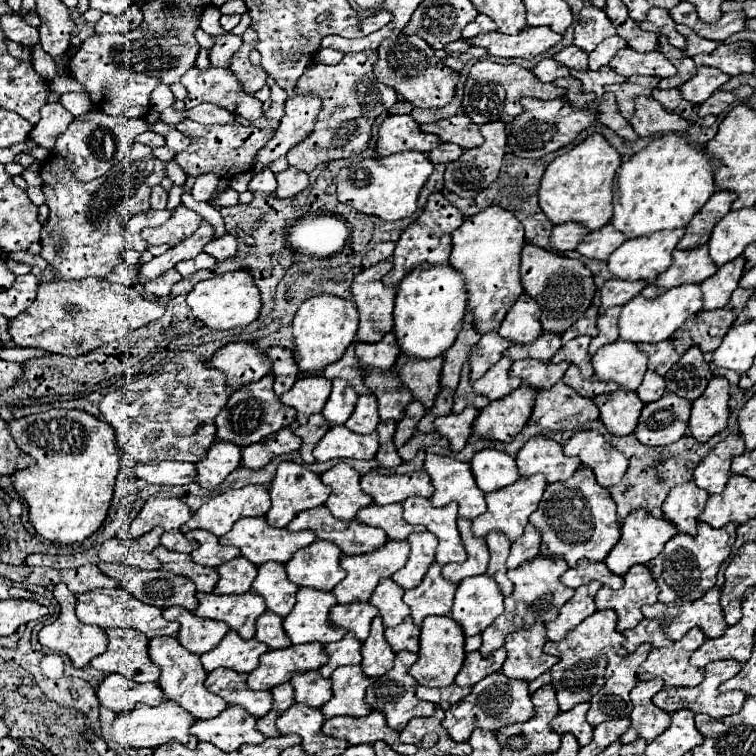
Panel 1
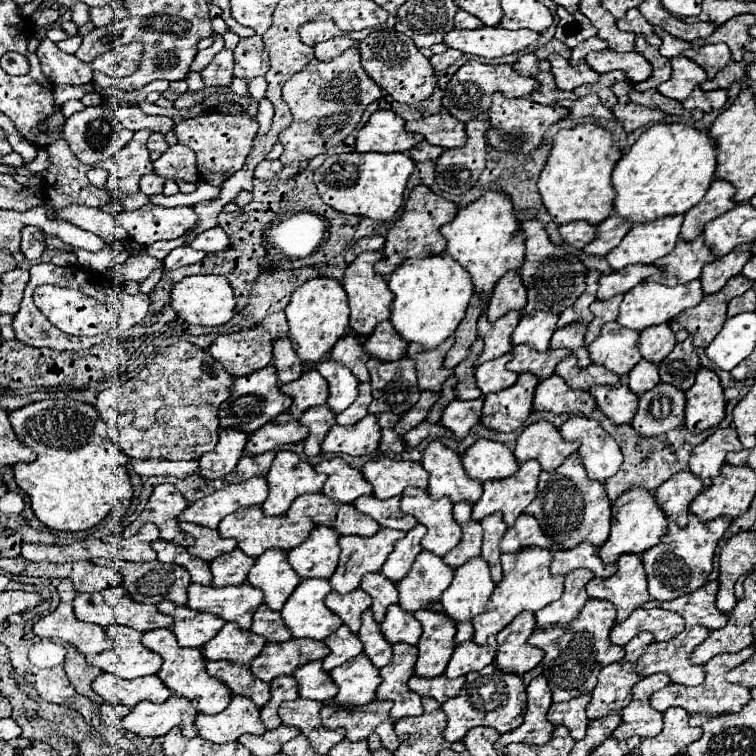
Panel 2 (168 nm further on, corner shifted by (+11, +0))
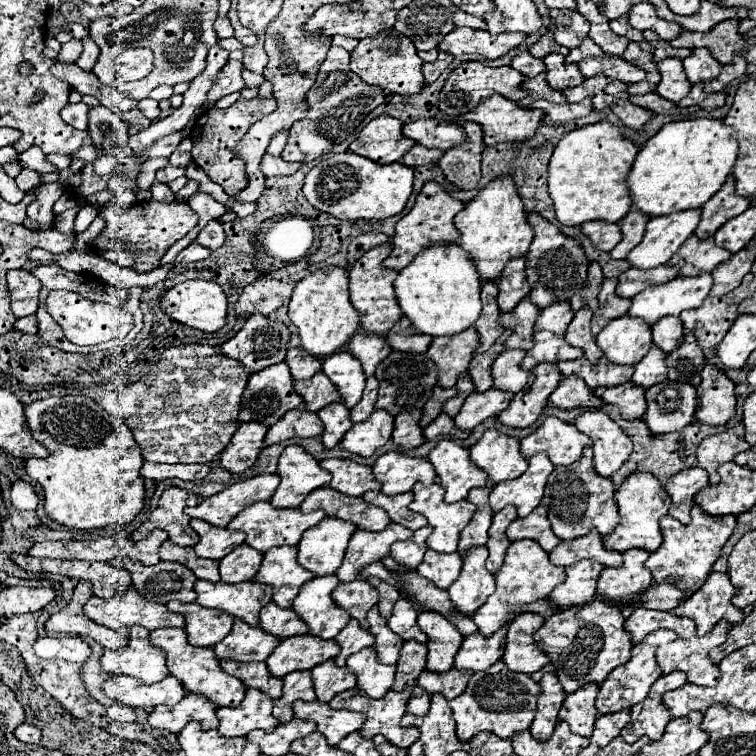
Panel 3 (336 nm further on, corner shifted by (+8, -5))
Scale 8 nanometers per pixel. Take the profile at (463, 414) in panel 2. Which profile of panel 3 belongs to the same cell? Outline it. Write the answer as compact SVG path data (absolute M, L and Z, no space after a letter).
M489 388L483 394L473 392L471 396L467 396L459 414L453 418L455 426L459 430L473 430L477 424L485 422L487 418L499 416L499 412L503 412L503 408L507 408L509 400L511 400L511 394L499 392L495 388Z

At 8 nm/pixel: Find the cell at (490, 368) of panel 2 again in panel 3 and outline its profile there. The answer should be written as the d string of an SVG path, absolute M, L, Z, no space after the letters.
M503 350L495 362L491 364L491 376L493 376L493 388L517 394L521 392L529 382L529 372L519 368L519 362L523 360L523 350Z

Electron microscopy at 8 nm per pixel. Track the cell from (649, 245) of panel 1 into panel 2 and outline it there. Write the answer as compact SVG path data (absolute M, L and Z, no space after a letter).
M672 215L672 219L656 219L656 223L640 223L612 249L606 259L614 271L624 269L630 263L654 263L668 255L680 235L684 215Z

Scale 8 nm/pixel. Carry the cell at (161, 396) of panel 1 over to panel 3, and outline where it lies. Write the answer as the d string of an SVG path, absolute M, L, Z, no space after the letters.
M185 344L165 350L143 380L115 388L101 400L101 406L129 426L129 430L135 436L135 442L141 448L143 460L169 462L169 464L173 462L209 464L229 444L235 428L239 426L235 424L235 412L239 408L239 400L247 380L249 372L243 368L243 364L223 356L217 346Z

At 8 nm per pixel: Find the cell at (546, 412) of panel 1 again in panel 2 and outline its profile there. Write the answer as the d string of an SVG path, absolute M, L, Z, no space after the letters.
M550 375L542 379L534 393L534 407L552 413L574 413L574 415L590 415L596 409L596 401L588 391L570 389L560 375Z

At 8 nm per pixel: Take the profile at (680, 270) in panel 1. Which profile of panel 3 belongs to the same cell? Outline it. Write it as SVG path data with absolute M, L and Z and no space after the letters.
M691 236L677 252L677 256L683 260L683 266L679 270L681 278L699 276L701 272L711 272L717 264L725 262L731 252L715 246L713 238L699 240L697 236Z

